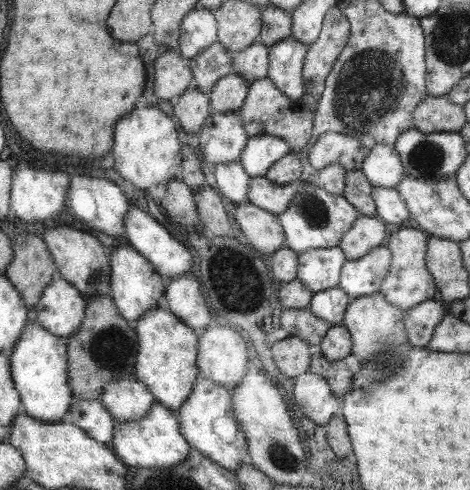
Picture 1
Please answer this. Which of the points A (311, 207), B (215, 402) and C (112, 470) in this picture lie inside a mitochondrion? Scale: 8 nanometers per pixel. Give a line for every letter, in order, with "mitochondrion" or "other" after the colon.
A: mitochondrion
B: other
C: other

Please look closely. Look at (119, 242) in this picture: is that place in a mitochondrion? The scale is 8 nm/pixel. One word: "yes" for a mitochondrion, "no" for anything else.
no

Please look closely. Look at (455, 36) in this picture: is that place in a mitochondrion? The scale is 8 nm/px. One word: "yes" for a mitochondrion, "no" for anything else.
yes

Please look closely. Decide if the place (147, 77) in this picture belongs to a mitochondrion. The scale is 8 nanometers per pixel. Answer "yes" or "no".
no

